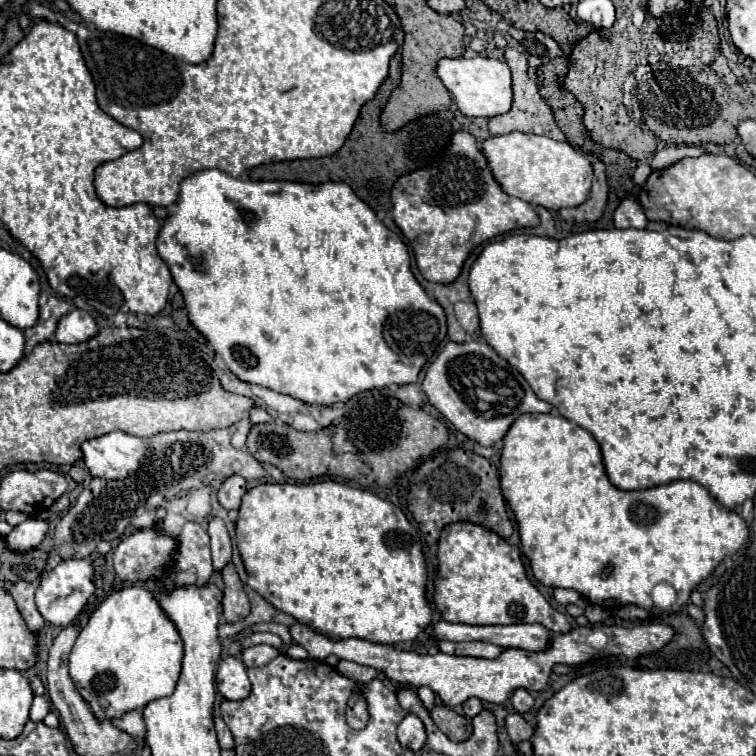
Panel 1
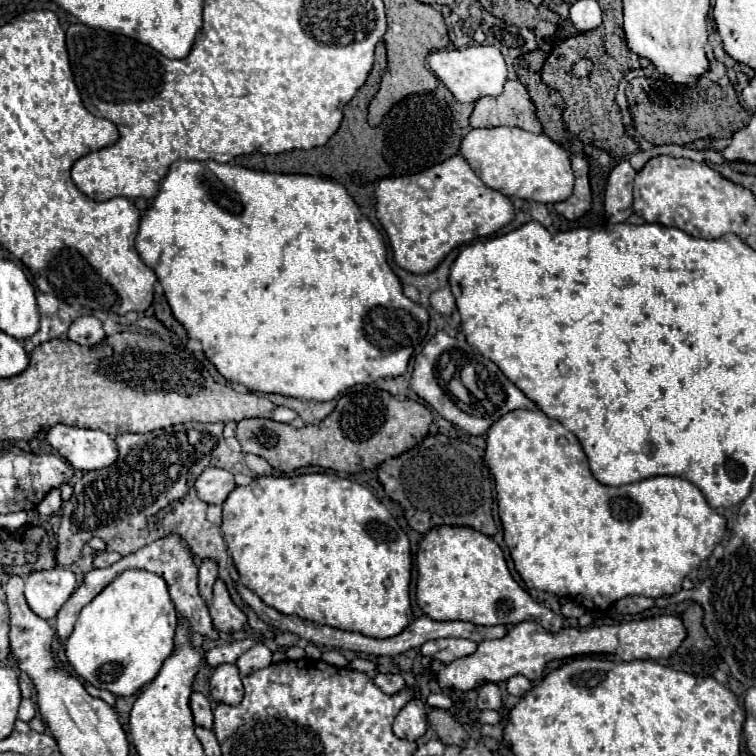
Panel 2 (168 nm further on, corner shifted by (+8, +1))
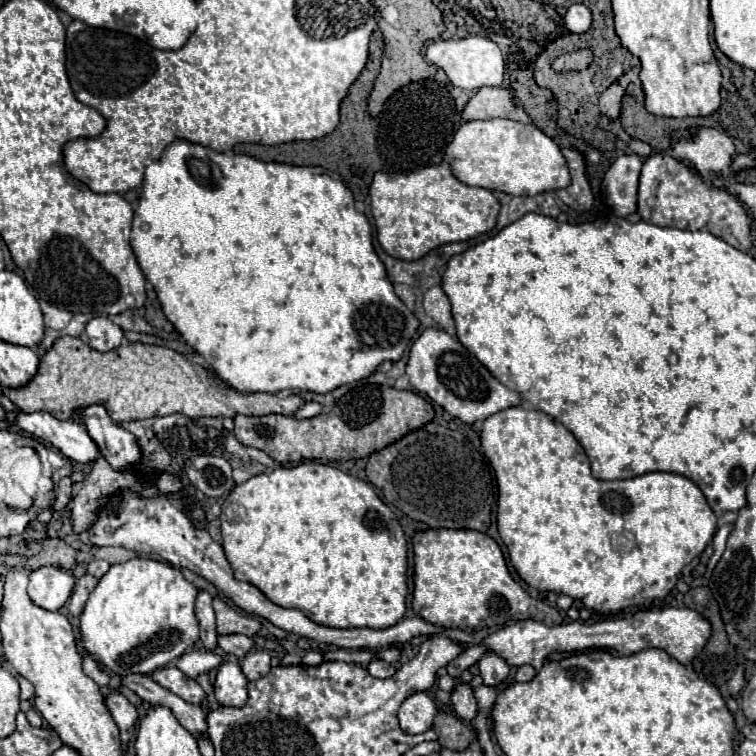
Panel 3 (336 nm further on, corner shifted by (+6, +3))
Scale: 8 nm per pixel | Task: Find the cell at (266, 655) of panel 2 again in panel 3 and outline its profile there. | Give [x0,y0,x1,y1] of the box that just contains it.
[240,651,270,681]

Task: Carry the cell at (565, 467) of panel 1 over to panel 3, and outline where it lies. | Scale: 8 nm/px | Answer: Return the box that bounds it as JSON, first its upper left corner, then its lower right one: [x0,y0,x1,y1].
[480,407,716,613]

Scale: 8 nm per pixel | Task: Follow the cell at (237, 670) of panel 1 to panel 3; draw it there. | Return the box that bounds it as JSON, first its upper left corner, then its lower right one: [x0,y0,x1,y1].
[214,663,248,707]

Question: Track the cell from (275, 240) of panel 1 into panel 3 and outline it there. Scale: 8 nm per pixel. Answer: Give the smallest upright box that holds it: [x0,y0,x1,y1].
[130,139,418,393]

